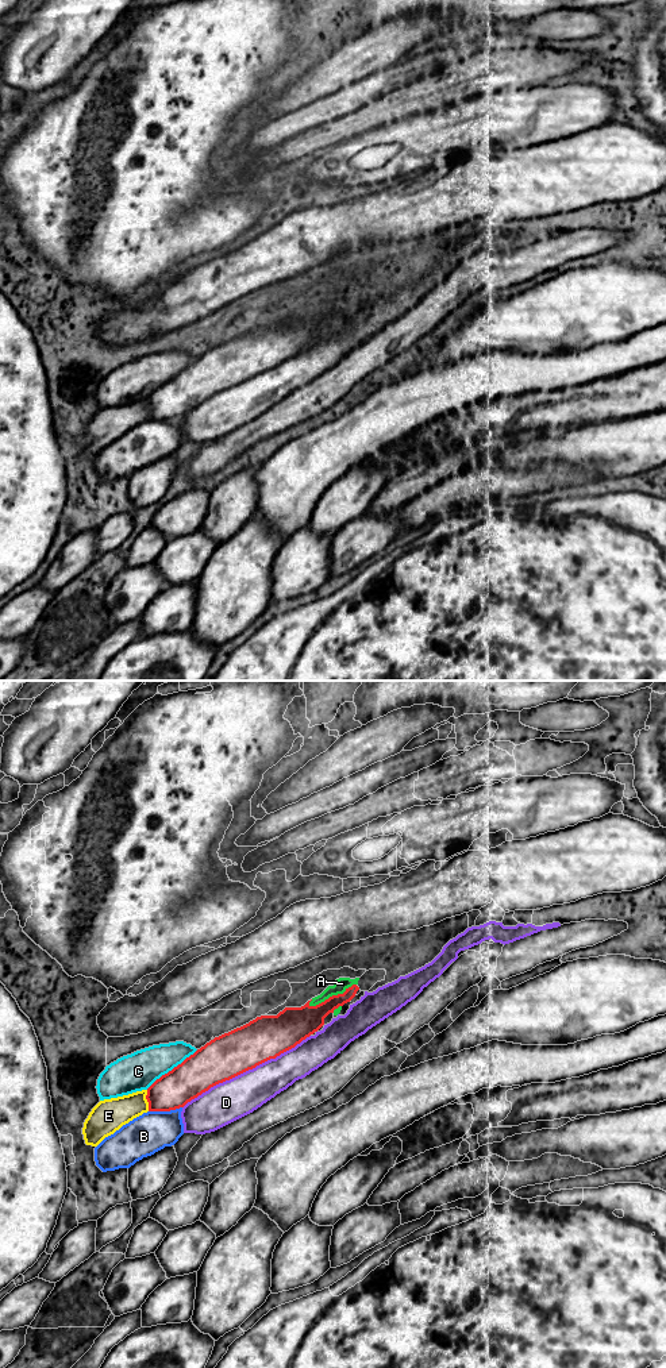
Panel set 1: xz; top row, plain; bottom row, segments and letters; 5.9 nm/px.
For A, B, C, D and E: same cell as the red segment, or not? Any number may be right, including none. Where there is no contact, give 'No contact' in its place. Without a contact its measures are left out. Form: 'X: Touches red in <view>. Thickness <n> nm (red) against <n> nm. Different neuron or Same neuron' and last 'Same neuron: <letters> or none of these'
A: Touches red in xz. Thickness 190 nm (red) against 80 nm. Different neuron
B: Touches red in xz. Thickness 220 nm (red) against 240 nm. Different neuron
C: Touches red in xz. Thickness 240 nm (red) against 220 nm. Different neuron
D: Touches red in xz. Thickness 260 nm (red) against 240 nm. Different neuron
E: Touches red in xz. Thickness 220 nm (red) against 200 nm. Different neuron
Same neuron: none of these

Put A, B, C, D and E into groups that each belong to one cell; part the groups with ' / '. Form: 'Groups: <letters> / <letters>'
Groups: A / B / C / D / E

